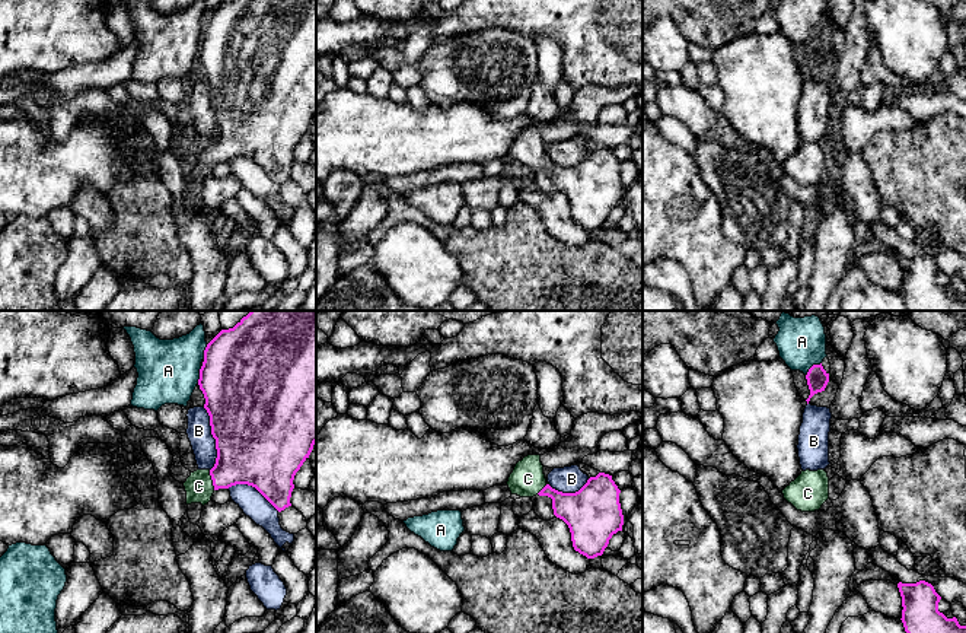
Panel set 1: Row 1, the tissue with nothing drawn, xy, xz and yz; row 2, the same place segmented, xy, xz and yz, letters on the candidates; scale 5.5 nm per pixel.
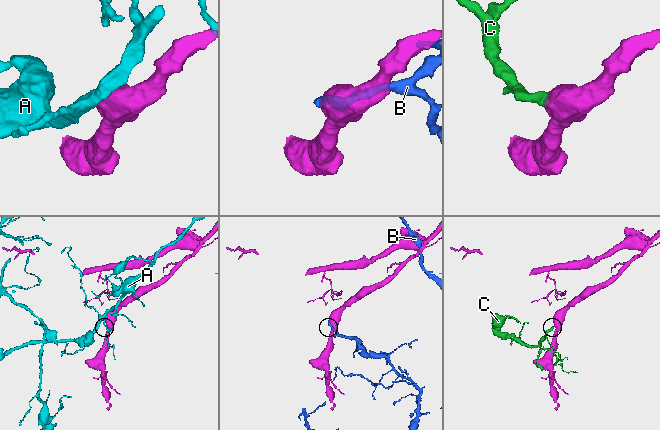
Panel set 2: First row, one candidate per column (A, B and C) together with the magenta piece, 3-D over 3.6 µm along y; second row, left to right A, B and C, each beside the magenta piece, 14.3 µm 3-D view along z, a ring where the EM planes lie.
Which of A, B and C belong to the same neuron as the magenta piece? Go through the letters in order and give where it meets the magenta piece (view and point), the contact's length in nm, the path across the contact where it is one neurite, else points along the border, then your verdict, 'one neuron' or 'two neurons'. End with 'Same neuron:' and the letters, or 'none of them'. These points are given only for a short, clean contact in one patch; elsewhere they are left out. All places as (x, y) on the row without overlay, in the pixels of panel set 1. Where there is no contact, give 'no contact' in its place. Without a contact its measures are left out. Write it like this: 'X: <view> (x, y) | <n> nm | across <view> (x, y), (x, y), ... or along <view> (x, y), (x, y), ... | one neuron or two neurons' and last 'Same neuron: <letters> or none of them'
A: yz (812, 40) | 120 nm | two neurons
B: xy (214, 111) | 360 nm | two neurons
C: xy (211, 152) | 120 nm | across xy (248, 126), (225, 148), (211, 152), (198, 159) | one neuron
Same neuron: C

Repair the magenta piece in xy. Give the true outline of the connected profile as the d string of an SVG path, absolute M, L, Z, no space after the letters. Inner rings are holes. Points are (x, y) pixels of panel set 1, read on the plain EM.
M233 0L221 3L205 20L200 63L210 89L217 131L211 143L197 143L184 156L186 178L211 174L219 162L255 160L278 185L291 179L293 153L316 117L316 0Z

